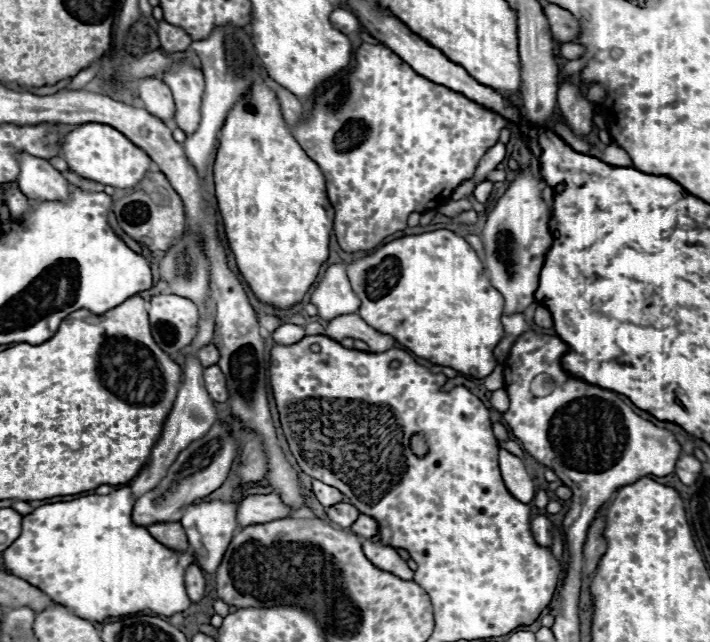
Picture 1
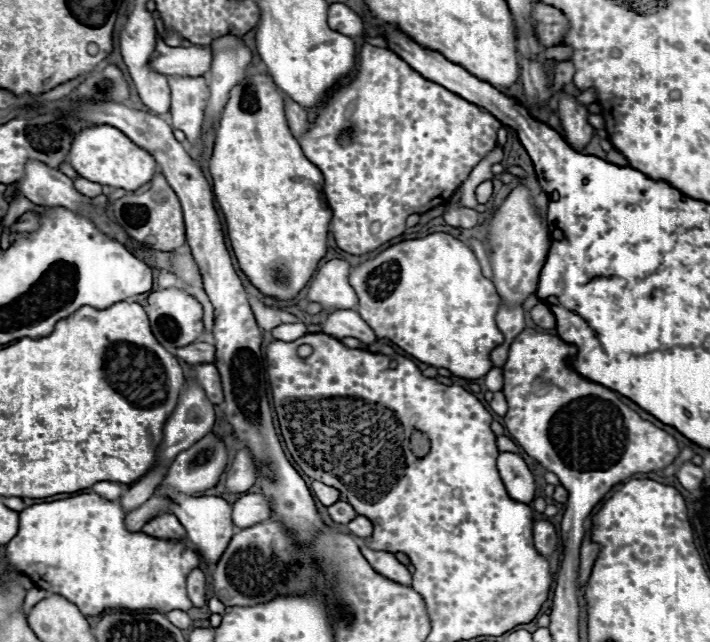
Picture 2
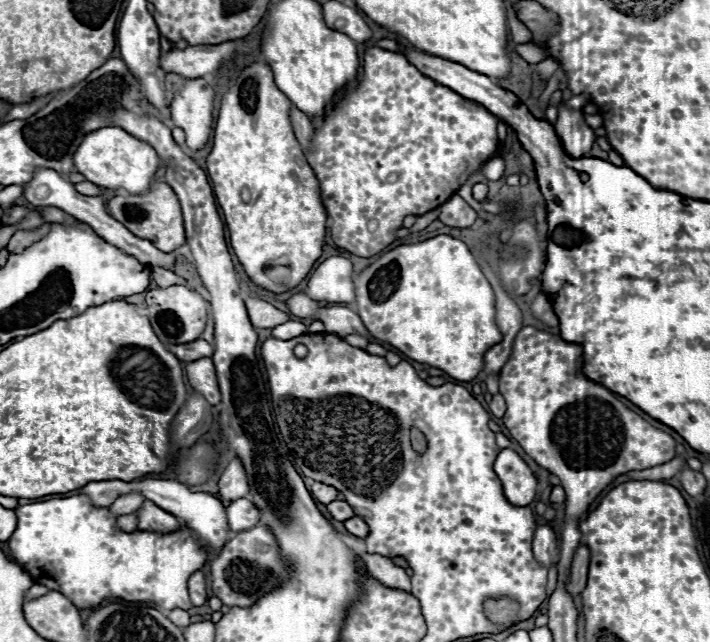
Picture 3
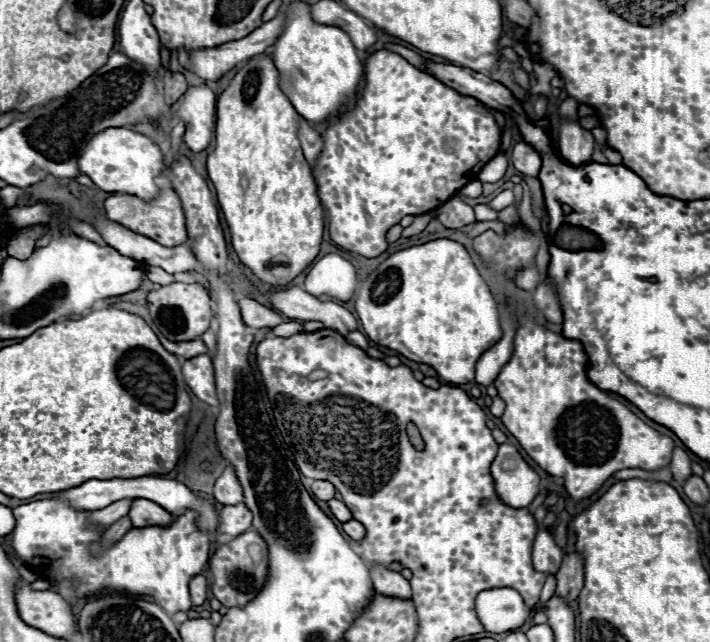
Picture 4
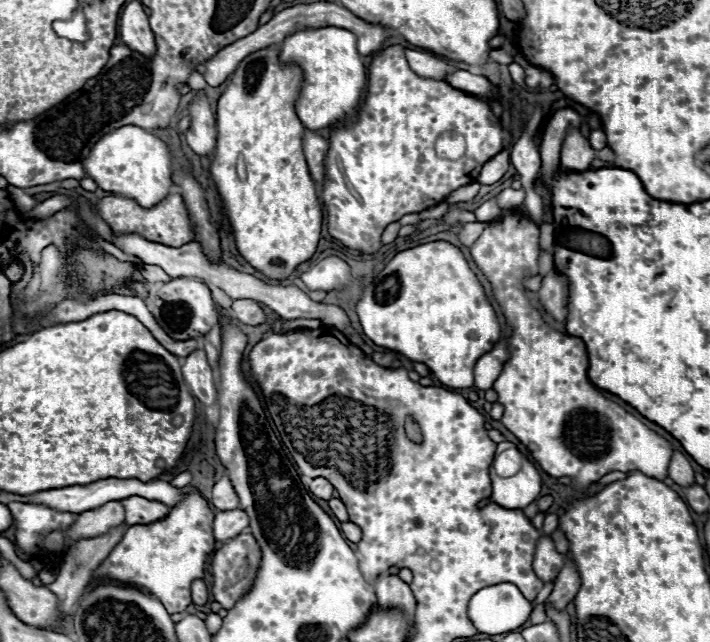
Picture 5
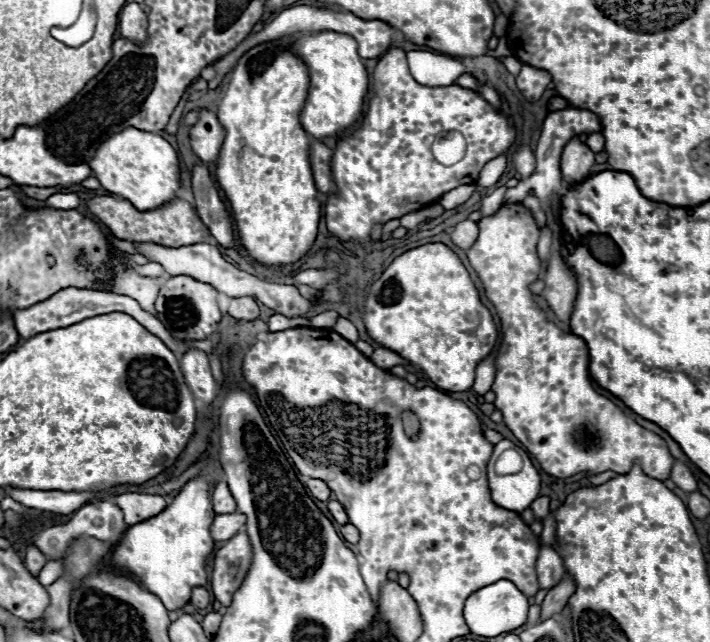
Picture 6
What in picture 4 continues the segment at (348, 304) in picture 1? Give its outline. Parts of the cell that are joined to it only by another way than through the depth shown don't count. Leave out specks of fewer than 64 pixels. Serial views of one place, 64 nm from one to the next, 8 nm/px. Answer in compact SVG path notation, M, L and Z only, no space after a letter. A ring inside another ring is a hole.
M326 254L324 258L320 258L304 278L304 290L308 294L326 294L338 300L352 298L356 284L358 280L354 266L338 254Z

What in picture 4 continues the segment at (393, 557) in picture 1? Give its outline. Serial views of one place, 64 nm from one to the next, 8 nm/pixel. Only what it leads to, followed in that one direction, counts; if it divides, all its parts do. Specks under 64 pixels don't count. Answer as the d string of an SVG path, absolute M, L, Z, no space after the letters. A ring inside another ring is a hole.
M372 566L370 570L374 590L388 598L400 598L400 600L412 600L412 590L408 580L400 572L392 572L386 566Z

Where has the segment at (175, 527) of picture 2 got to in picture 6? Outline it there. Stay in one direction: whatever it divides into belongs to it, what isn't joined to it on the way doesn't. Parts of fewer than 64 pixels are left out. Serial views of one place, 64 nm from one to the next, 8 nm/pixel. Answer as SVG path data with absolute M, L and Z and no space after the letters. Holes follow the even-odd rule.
M124 492L112 498L120 510L124 512L124 520L128 526L144 522L166 508L166 498L156 494L140 494L140 492Z

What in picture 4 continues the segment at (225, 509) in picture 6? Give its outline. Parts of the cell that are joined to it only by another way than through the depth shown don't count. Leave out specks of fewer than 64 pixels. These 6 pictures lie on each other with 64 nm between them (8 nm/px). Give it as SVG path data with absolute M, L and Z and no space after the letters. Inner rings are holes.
M228 466L222 476L216 480L214 484L214 500L222 506L234 506L240 504L244 500L242 496L242 488L238 484L238 478L234 474L234 468Z

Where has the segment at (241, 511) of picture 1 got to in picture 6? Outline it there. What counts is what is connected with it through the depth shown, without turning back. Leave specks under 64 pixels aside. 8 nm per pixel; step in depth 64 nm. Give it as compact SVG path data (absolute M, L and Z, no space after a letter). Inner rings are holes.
M234 512L234 514L218 514L214 518L212 526L210 526L210 534L212 534L212 538L216 542L228 540L228 538L232 538L244 526L244 522L246 522L246 518L240 512Z

